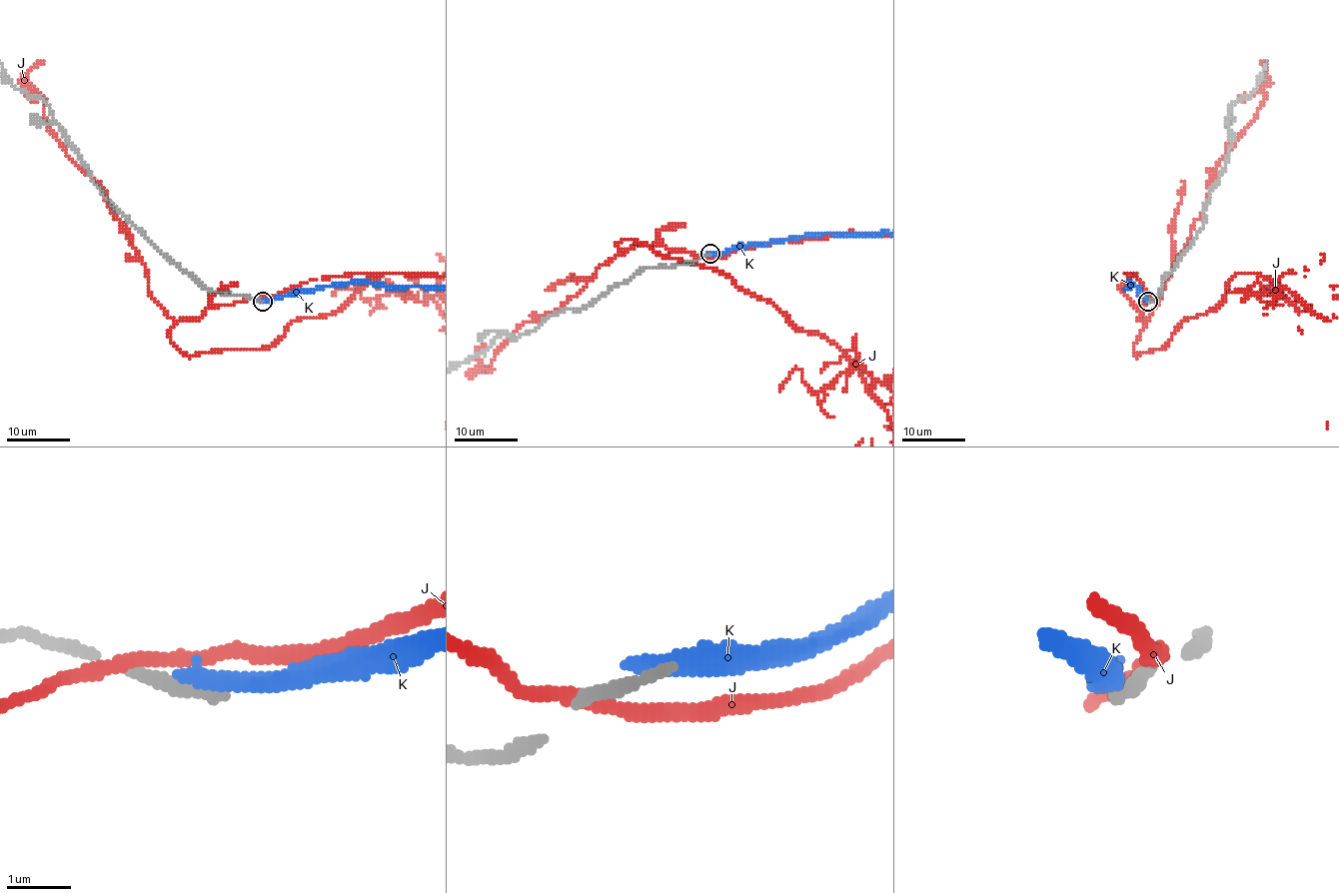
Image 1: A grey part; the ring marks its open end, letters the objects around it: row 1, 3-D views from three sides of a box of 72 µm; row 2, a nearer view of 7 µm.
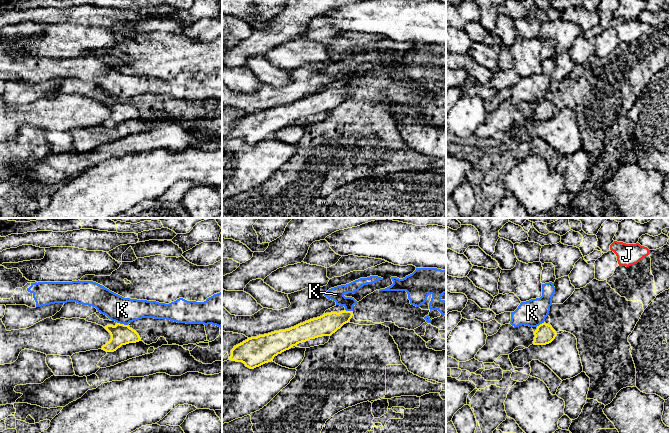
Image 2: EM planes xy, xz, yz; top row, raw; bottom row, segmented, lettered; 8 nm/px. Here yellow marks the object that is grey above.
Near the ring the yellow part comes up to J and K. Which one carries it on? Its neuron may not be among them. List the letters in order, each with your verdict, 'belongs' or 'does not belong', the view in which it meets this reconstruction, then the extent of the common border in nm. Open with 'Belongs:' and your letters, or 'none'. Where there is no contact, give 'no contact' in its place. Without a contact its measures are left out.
Belongs: none
J: does not belong | no contact
K: does not belong | xy | 90 nm

